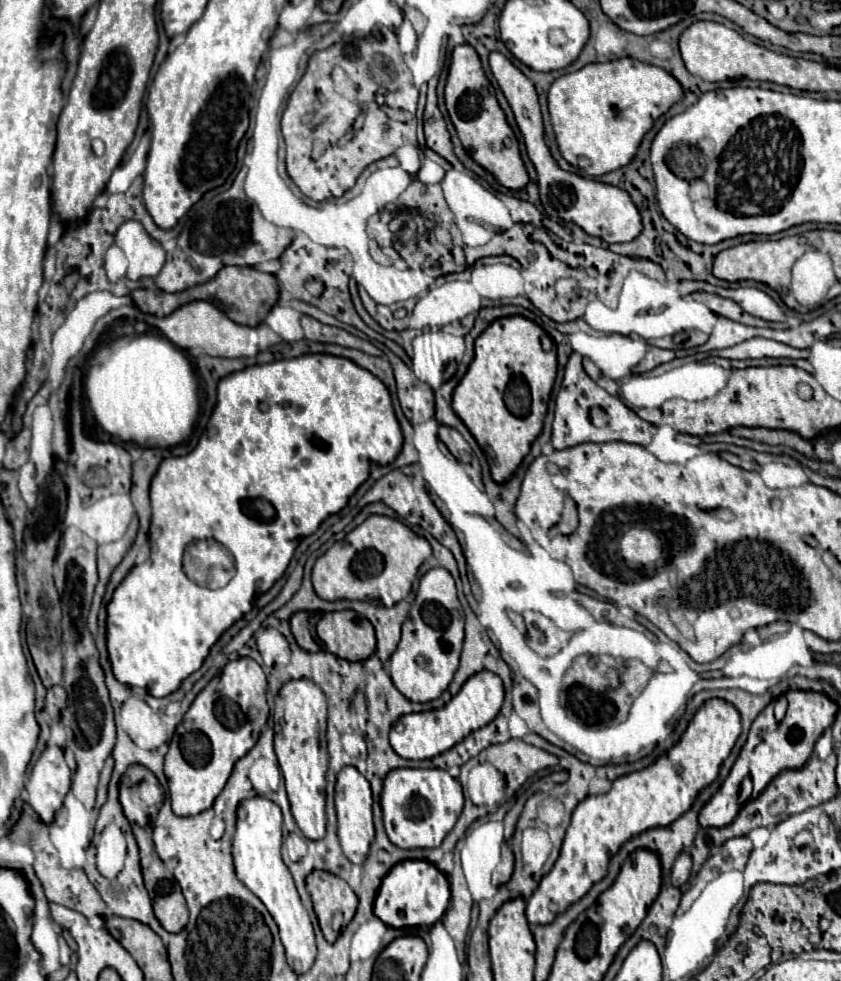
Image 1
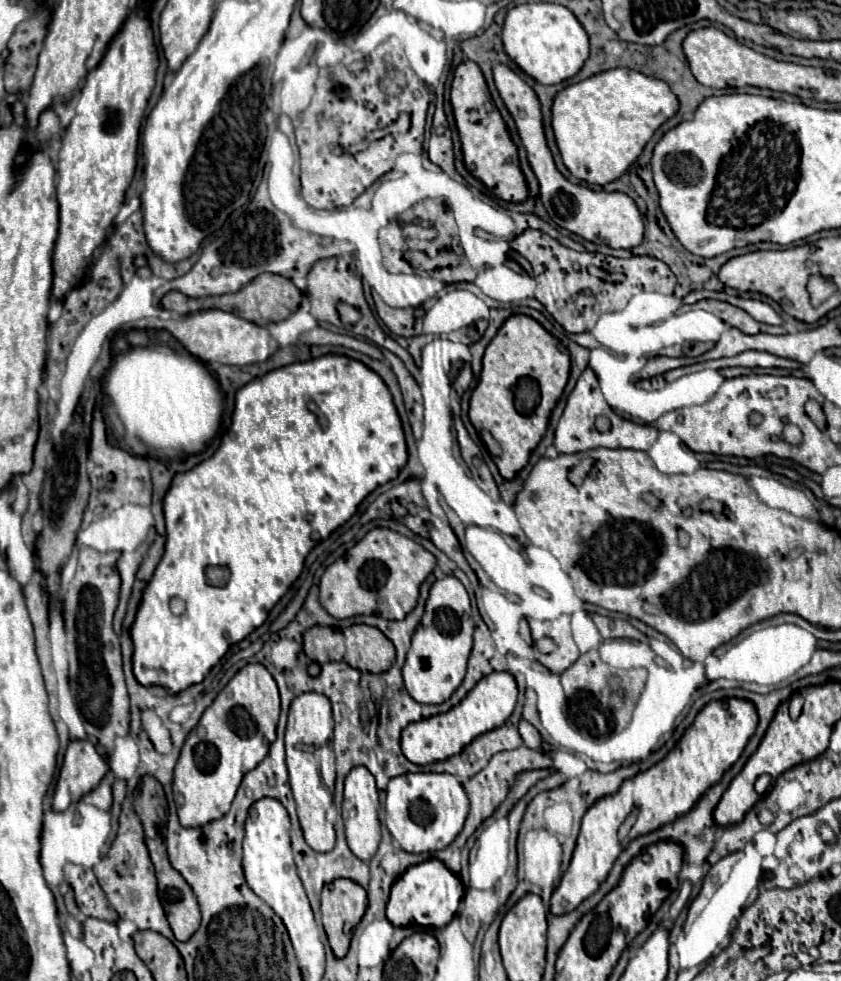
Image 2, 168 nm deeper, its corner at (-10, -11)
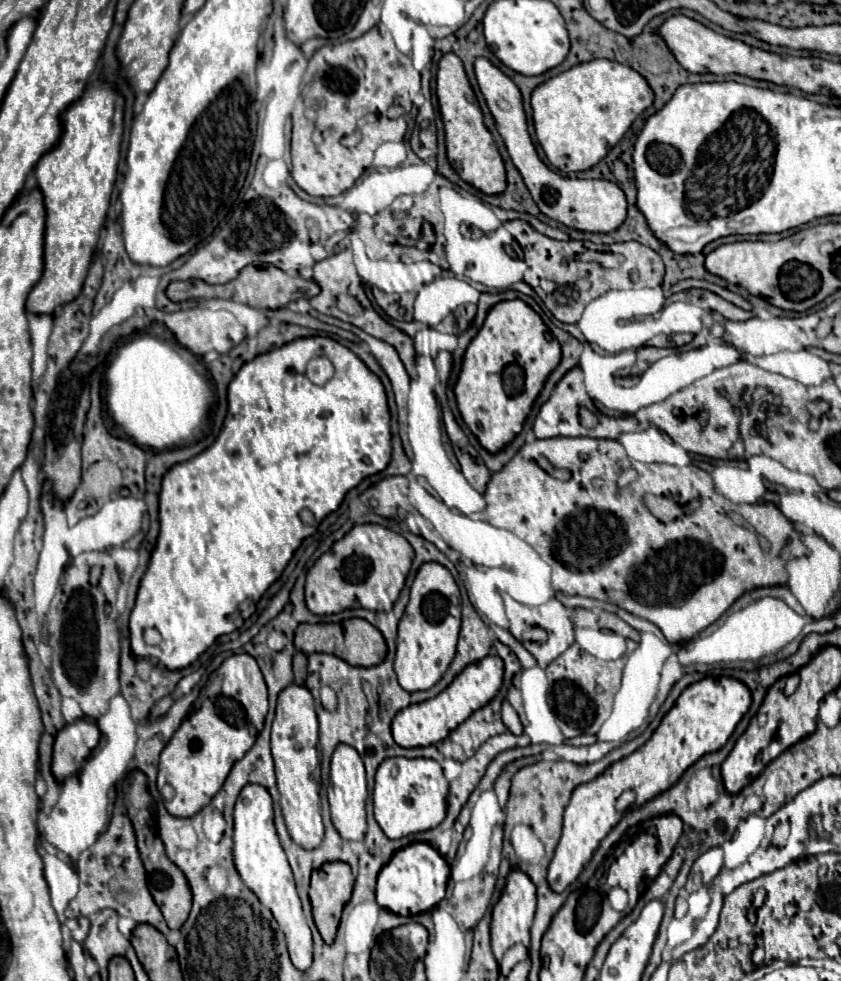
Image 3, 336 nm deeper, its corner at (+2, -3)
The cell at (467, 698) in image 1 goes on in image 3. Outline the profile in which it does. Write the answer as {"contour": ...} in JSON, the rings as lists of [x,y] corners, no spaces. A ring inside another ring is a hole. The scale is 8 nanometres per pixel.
{"contour":[[[486,656],[480,662],[468,664],[468,668],[464,668],[460,676],[456,676],[456,680],[452,680],[452,684],[438,696],[424,700],[420,704],[410,704],[408,708],[396,714],[392,722],[392,736],[396,744],[402,748],[416,748],[444,740],[448,732],[452,732],[458,724],[462,724],[476,708],[482,708],[484,704],[488,704],[488,700],[492,700],[492,696],[496,696],[502,684],[502,674],[504,674],[504,662],[498,656]]]}

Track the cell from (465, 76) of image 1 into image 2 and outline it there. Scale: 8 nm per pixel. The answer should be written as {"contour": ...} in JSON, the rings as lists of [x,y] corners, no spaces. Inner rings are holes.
{"contour":[[[464,60],[456,68],[450,100],[452,100],[460,140],[462,140],[464,164],[470,170],[470,174],[474,178],[482,180],[488,186],[488,190],[492,190],[498,198],[502,198],[506,202],[524,202],[528,198],[528,184],[520,170],[518,148],[514,146],[510,134],[508,134],[504,118],[500,116],[498,108],[492,102],[484,74],[476,62]]]}

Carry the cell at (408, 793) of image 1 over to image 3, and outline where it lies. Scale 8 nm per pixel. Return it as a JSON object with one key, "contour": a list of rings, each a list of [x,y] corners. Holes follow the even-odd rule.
{"contour":[[[386,758],[376,770],[376,786],[374,786],[374,818],[384,830],[388,838],[402,838],[414,832],[426,832],[436,828],[446,816],[446,796],[448,796],[448,780],[442,774],[442,766],[430,758]]]}

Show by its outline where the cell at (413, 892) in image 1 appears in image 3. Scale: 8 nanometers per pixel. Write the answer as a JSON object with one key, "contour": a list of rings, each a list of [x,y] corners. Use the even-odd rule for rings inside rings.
{"contour":[[[426,842],[410,844],[398,850],[390,862],[378,874],[378,888],[376,888],[376,902],[400,916],[414,916],[420,912],[430,912],[438,906],[438,902],[446,896],[446,886],[450,880],[450,866],[440,856],[440,852]]]}

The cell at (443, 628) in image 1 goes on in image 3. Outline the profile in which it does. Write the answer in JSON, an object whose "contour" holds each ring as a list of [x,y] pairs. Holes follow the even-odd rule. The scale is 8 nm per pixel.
{"contour":[[[426,562],[420,566],[414,578],[414,584],[410,588],[410,602],[398,624],[394,670],[398,674],[400,686],[408,692],[432,688],[442,678],[442,674],[446,672],[454,658],[458,632],[460,632],[458,584],[448,568],[444,568],[438,562]]]}

